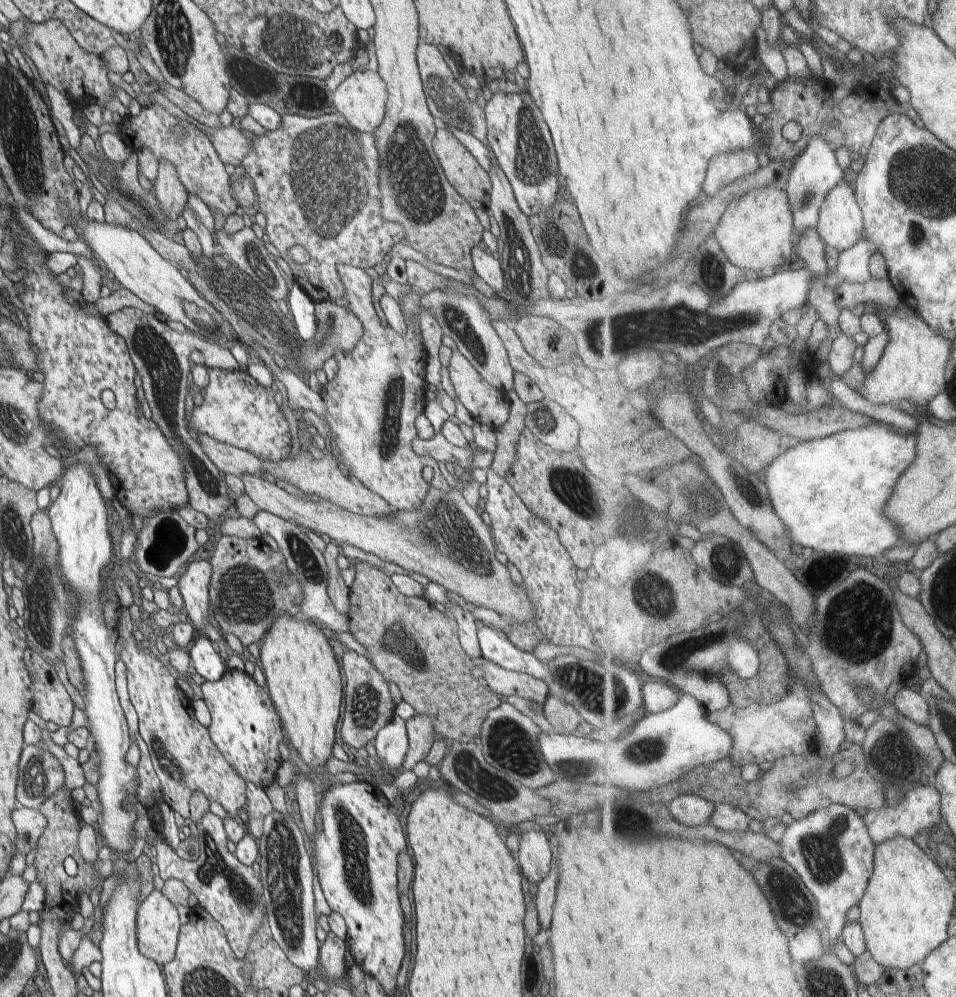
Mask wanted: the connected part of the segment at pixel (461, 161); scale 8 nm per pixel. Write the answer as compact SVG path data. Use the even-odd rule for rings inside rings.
M436 129L433 149L452 188L472 205L474 210L487 208L492 182L477 158L470 154L449 129Z

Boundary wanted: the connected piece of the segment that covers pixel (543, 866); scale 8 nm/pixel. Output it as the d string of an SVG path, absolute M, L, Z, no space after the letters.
M542 827L530 832L522 832L520 835L520 848L517 861L522 875L537 886L550 874L552 866L552 853L549 837Z

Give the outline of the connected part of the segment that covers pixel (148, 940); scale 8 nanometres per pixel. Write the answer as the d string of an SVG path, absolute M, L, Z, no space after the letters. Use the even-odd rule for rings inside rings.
M154 889L137 908L136 938L140 954L161 967L172 962L181 926L176 907L162 891Z

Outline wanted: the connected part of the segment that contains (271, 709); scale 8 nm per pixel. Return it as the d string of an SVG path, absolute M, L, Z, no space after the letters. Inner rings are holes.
M229 667L220 680L205 680L201 690L211 714L211 724L207 729L214 746L244 782L252 782L265 790L274 783L276 770L282 761L278 745L285 741L282 720L272 698L250 674Z

